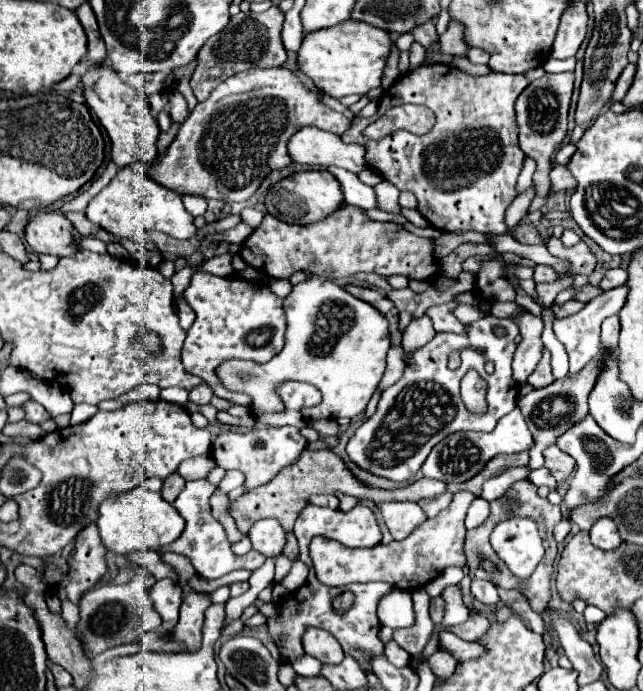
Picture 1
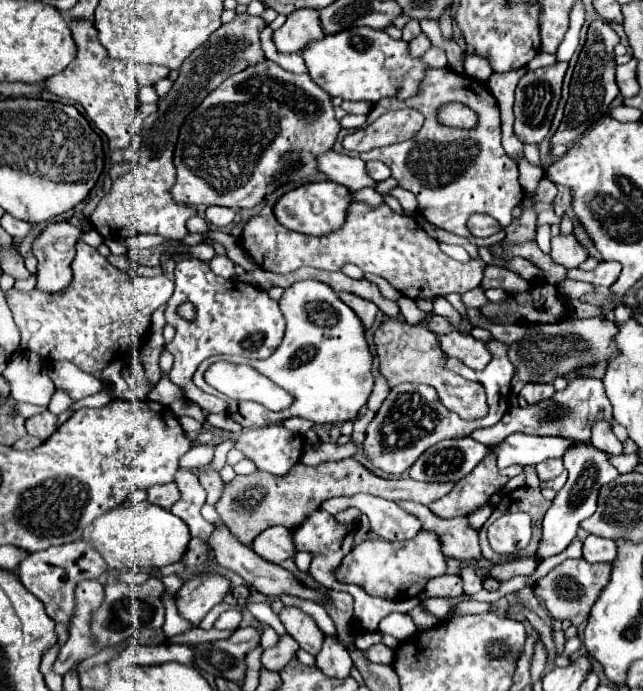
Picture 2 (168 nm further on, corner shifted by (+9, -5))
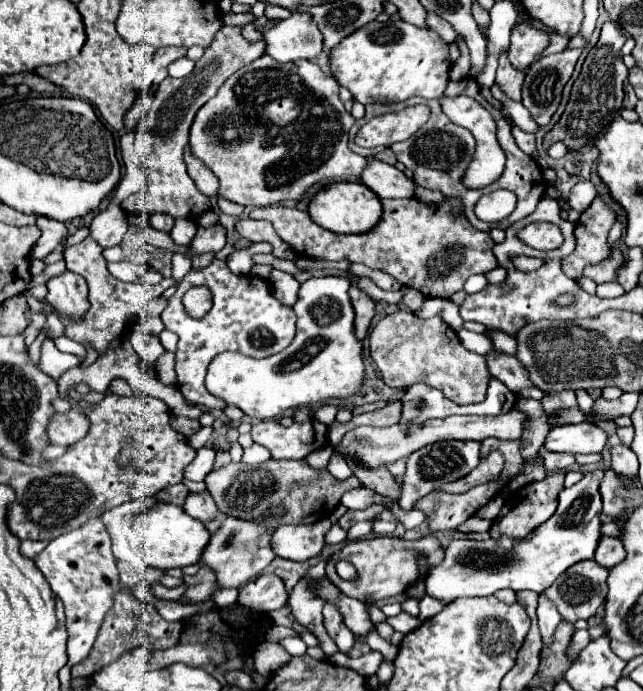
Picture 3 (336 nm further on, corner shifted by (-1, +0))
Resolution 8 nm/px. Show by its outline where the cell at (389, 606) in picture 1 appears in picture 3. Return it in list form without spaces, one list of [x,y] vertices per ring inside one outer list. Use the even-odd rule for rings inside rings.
[[[401,612],[399,616],[387,618],[387,622],[393,626],[393,630],[397,630],[397,632],[403,632],[403,634],[409,634],[411,630],[415,630],[415,628],[421,624],[421,620],[419,620],[419,618],[413,618],[413,616],[409,616],[407,612]]]

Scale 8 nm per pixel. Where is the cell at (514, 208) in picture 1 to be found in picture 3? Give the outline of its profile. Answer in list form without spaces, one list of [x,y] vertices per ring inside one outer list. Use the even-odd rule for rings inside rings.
[[[494,84],[490,90],[493,97],[499,100],[507,110],[509,110],[509,113],[517,126],[527,133],[536,133],[538,125],[531,118],[529,111],[521,102],[516,102],[507,98],[497,84]]]

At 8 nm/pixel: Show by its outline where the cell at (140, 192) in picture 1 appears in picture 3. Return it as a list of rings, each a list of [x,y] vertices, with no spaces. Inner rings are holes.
[[[223,26],[217,32],[211,46],[201,56],[201,60],[197,60],[191,74],[187,74],[181,80],[167,76],[159,84],[159,88],[155,92],[155,100],[153,100],[147,116],[141,120],[137,136],[135,136],[135,138],[157,138],[159,140],[157,146],[151,146],[149,152],[145,152],[145,156],[143,156],[143,168],[149,178],[149,184],[147,184],[145,192],[131,194],[129,198],[125,198],[121,202],[121,208],[127,214],[141,214],[141,212],[157,214],[157,212],[161,212],[161,214],[169,214],[173,218],[183,218],[183,206],[185,206],[187,214],[191,218],[197,218],[203,212],[211,210],[211,200],[197,190],[195,182],[187,174],[183,150],[187,146],[191,122],[193,122],[197,110],[203,106],[203,102],[213,98],[217,94],[219,86],[223,86],[223,82],[231,74],[235,74],[239,68],[251,64],[253,60],[257,60],[259,56],[265,54],[267,46],[261,40],[257,40],[257,42],[245,40],[241,30],[243,30],[243,26]]]

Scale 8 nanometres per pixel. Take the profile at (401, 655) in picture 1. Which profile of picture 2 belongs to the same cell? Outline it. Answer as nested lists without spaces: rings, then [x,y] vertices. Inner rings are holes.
[[[377,643],[377,645],[373,645],[373,647],[367,651],[367,659],[371,659],[373,663],[391,665],[391,663],[393,663],[393,649],[385,647],[383,643]]]

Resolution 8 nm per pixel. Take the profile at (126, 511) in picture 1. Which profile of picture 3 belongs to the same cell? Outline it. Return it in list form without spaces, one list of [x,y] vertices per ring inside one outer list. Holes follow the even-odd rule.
[[[157,502],[151,510],[141,512],[133,518],[131,544],[133,544],[133,548],[137,548],[137,552],[149,566],[159,568],[159,570],[197,564],[201,560],[201,552],[207,546],[209,538],[211,538],[211,534],[207,532],[205,524],[191,518],[189,514],[185,514],[185,510],[179,506]]]

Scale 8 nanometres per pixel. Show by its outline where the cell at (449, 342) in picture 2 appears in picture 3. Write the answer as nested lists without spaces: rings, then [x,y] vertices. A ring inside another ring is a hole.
[[[493,348],[489,354],[485,354],[485,362],[487,362],[489,374],[499,378],[501,382],[505,382],[511,392],[519,392],[521,388],[531,386],[531,382],[527,378],[527,370],[519,364],[519,360],[515,356],[503,354]]]

